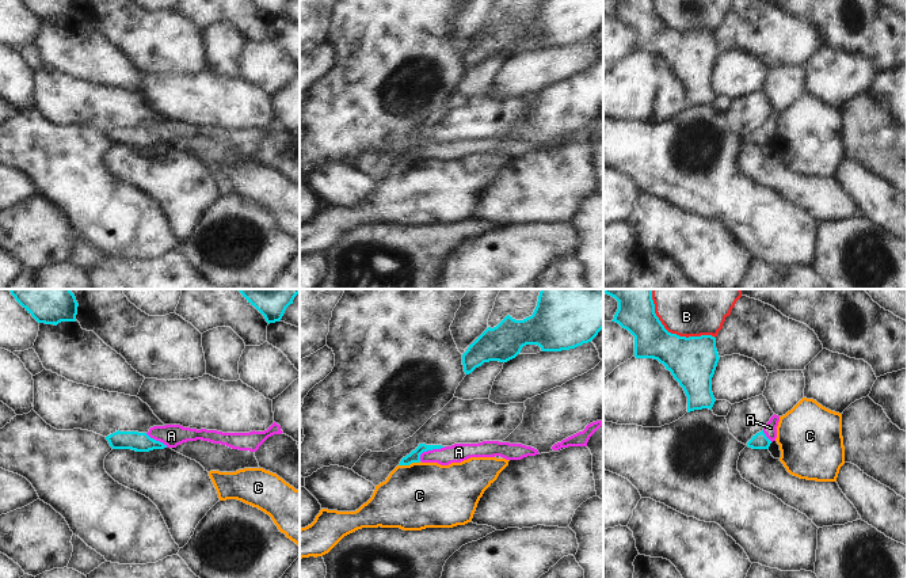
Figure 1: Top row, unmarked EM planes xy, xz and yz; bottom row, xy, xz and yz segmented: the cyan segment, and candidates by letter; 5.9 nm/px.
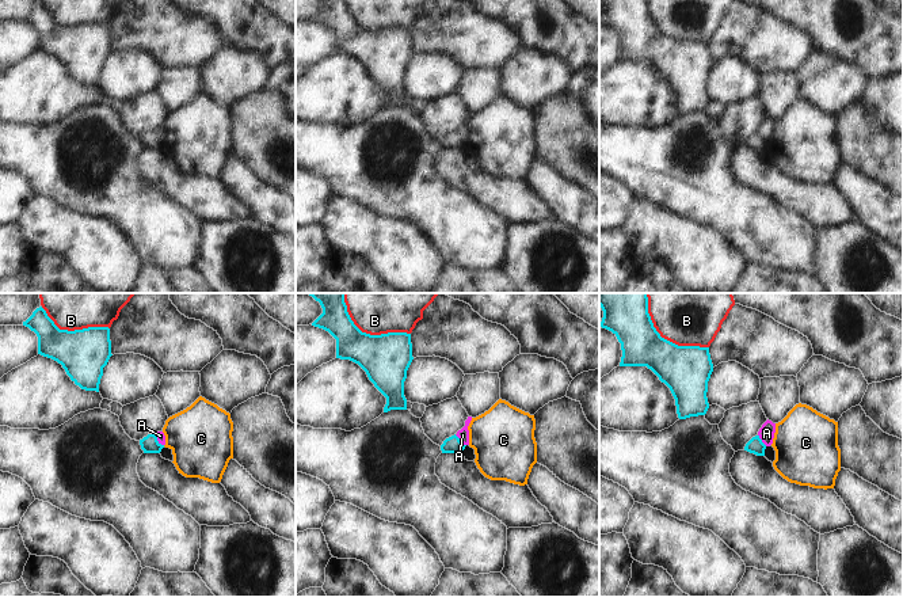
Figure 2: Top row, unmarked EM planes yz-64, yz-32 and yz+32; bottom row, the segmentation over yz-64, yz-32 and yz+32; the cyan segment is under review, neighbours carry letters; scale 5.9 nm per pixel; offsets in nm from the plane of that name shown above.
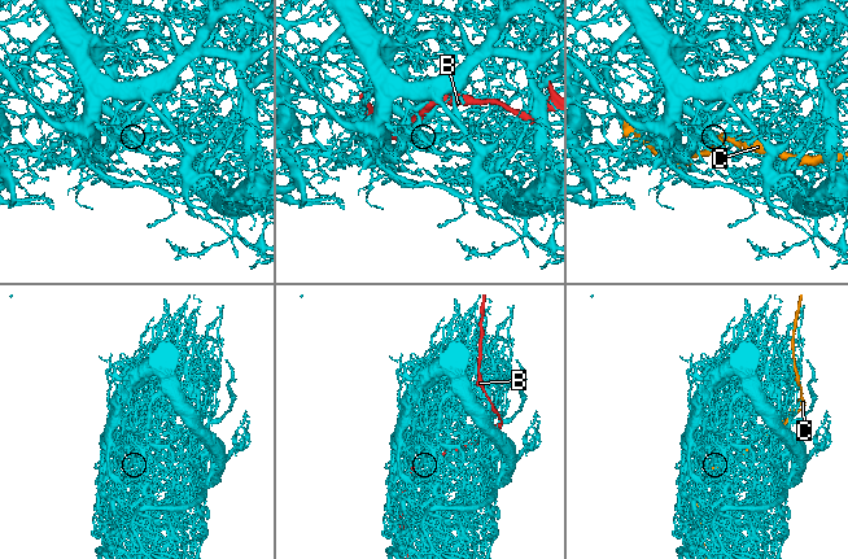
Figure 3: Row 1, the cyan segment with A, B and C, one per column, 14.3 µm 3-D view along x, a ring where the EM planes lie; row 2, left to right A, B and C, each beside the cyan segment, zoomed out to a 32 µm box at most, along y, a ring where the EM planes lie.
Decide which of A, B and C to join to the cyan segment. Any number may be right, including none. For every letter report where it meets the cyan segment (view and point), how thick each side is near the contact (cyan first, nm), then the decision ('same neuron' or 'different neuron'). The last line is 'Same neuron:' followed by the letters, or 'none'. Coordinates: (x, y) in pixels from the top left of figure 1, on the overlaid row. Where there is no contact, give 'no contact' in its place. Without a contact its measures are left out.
A: xz (430, 449) | 70/110 nm | same neuron
B: yz (670, 333) | 280/460 nm | different neuron
C: xz (410, 463) | 70/380 nm | different neuron
Same neuron: A

